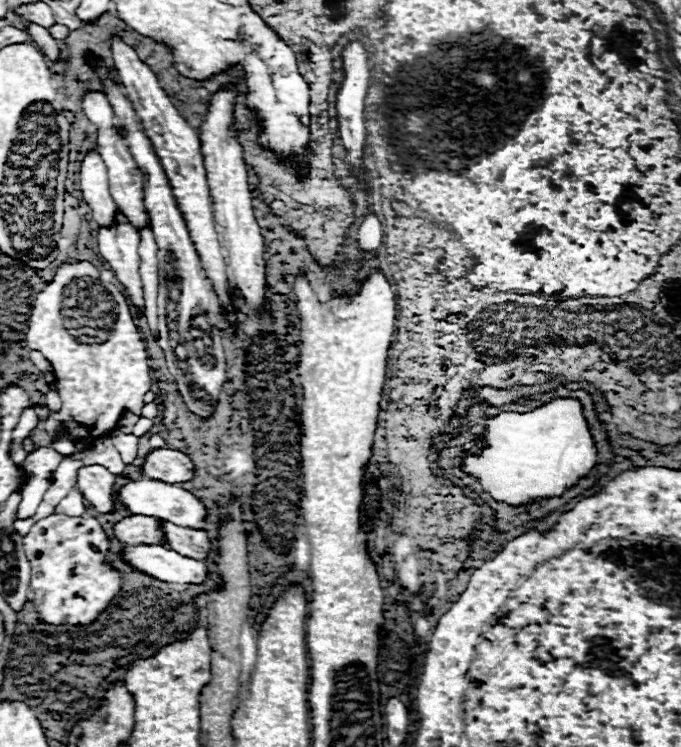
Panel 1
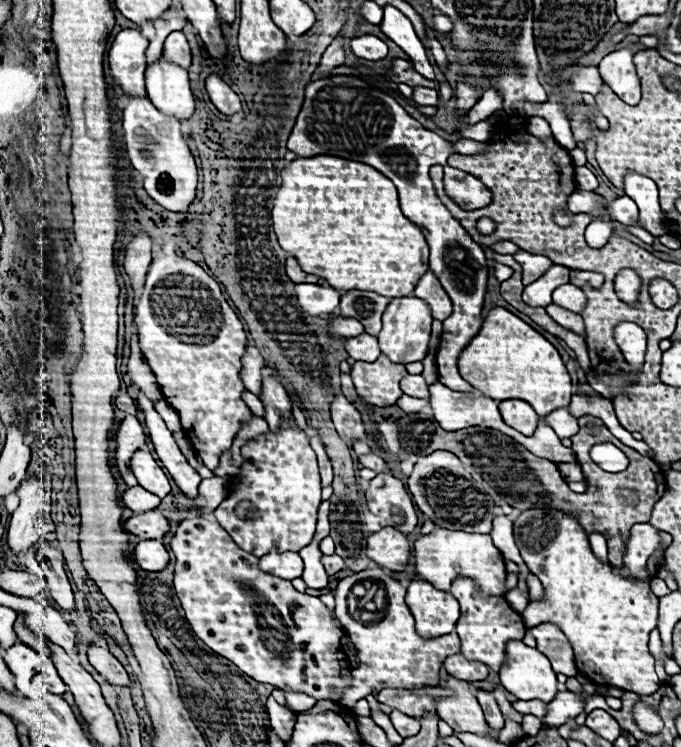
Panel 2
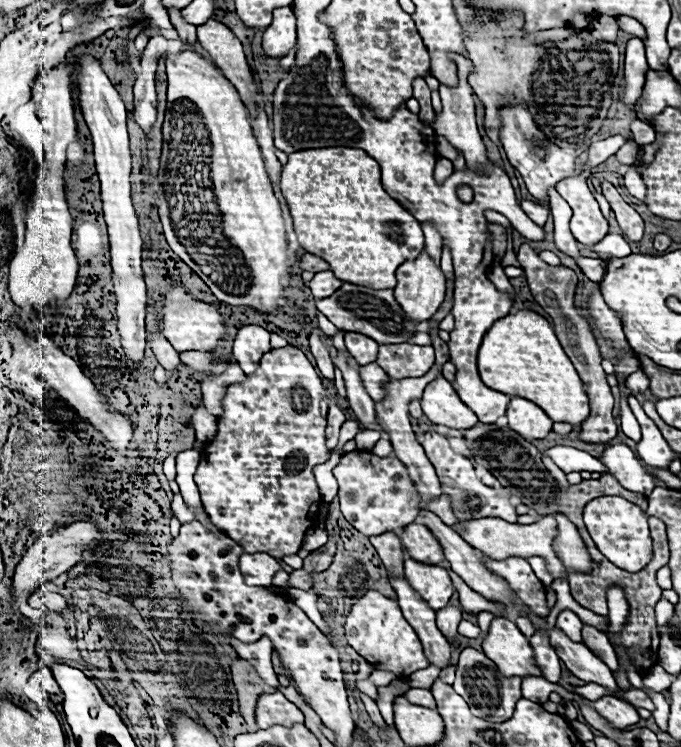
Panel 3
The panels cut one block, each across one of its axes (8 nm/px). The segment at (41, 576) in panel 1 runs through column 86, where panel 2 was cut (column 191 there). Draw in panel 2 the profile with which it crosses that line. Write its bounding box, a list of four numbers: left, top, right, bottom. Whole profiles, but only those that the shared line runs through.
[170,516,350,702]

